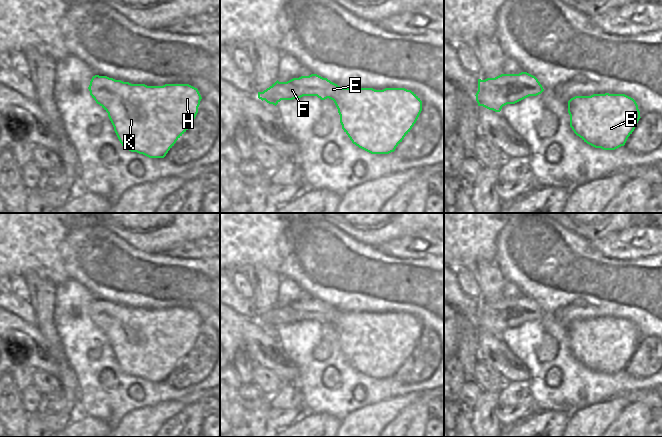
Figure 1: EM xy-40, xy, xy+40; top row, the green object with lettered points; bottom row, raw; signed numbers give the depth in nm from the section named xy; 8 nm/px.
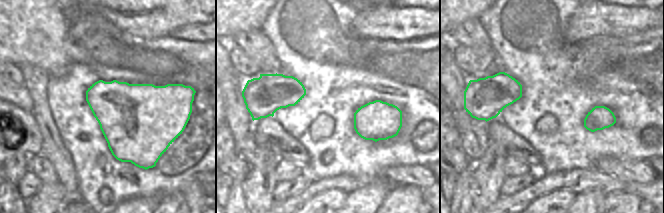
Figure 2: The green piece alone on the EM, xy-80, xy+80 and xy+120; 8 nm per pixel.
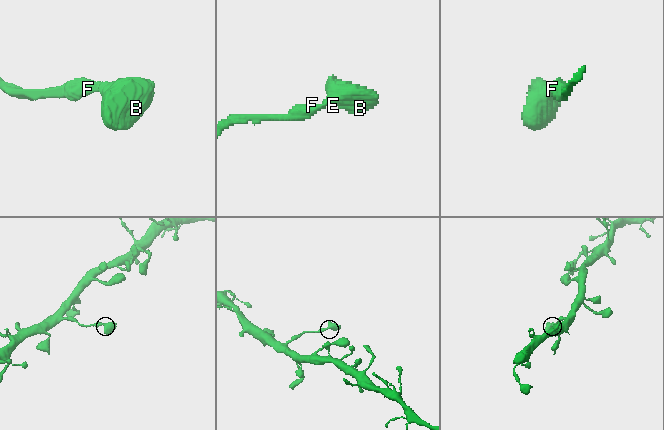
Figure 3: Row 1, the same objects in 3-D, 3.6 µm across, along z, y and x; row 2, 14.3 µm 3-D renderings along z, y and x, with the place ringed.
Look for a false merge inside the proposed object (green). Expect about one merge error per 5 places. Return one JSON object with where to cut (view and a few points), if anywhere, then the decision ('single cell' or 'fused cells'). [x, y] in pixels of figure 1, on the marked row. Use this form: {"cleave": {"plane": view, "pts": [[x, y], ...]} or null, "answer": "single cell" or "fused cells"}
{"cleave": null, "answer": "single cell"}

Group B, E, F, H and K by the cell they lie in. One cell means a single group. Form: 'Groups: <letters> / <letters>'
Groups: B E F H K.

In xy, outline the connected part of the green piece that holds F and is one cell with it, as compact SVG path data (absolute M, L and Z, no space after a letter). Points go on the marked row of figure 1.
M317 74L293 78L287 82L278 80L258 98L269 104L277 105L281 100L293 100L303 96L317 96L334 101L340 115L342 129L353 144L371 154L389 154L394 152L404 137L416 123L421 111L422 101L411 90L405 88L341 88L327 78Z

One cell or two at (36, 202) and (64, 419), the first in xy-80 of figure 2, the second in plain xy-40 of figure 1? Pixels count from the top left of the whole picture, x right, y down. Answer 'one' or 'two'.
one

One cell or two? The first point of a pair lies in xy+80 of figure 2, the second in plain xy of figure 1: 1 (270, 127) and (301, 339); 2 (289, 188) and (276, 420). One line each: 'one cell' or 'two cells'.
1: two cells
2: one cell

